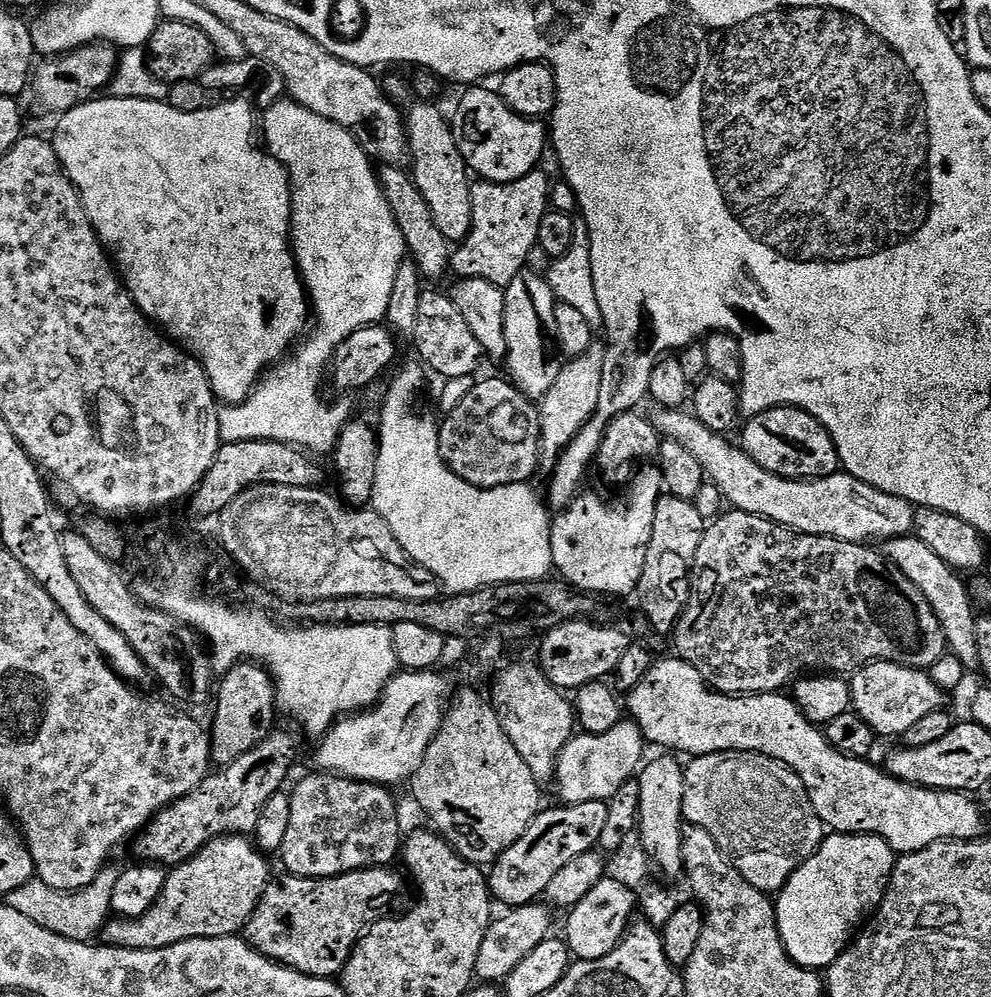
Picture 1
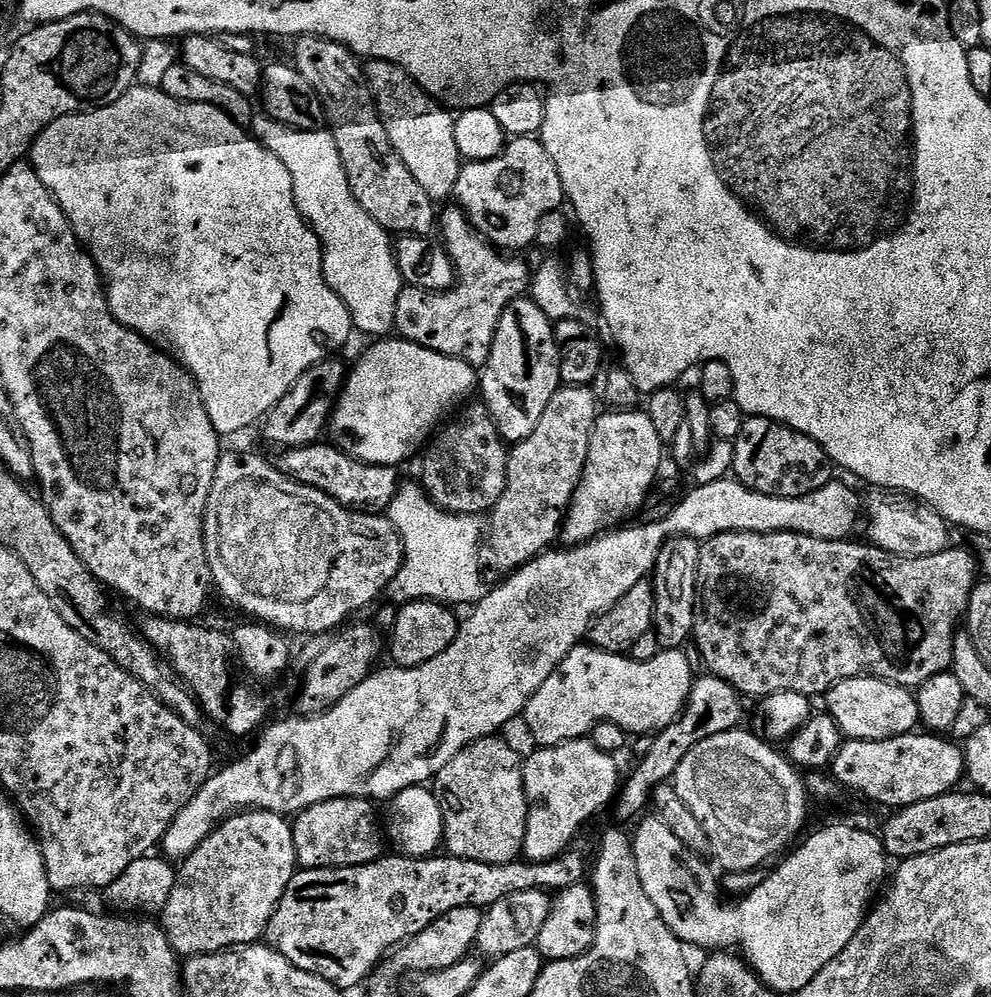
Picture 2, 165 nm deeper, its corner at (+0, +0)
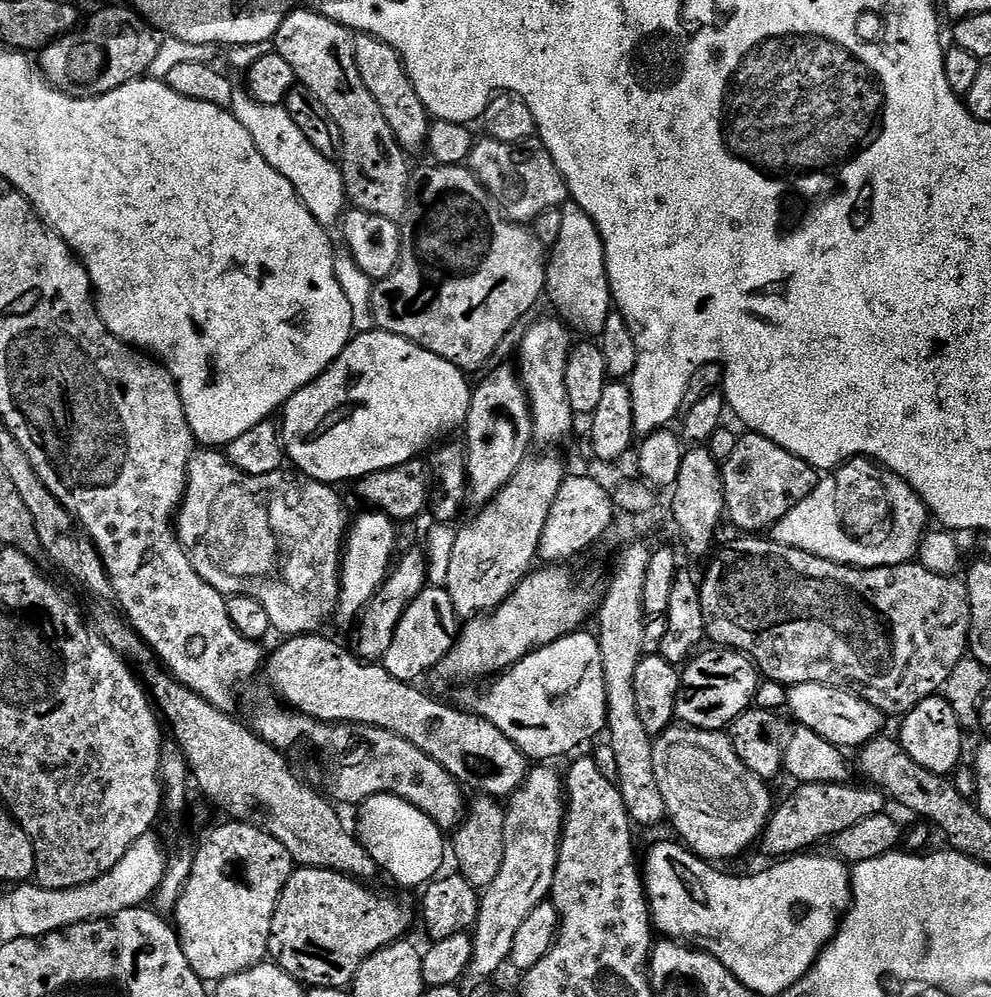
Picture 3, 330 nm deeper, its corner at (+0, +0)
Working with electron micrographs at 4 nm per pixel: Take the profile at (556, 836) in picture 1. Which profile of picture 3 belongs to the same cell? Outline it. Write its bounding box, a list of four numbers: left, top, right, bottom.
[675,646,762,732]

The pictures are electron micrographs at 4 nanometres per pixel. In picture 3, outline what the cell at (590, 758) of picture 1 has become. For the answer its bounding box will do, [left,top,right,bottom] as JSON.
[469,764,566,978]

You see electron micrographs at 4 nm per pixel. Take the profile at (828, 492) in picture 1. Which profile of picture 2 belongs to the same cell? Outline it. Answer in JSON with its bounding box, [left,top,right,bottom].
[866,490,950,558]

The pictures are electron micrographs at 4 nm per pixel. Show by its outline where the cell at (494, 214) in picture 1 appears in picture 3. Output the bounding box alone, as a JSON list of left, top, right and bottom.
[466,138,570,225]

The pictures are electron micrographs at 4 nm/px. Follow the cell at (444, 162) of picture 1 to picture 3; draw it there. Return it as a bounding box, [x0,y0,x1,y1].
[354,34,433,153]

